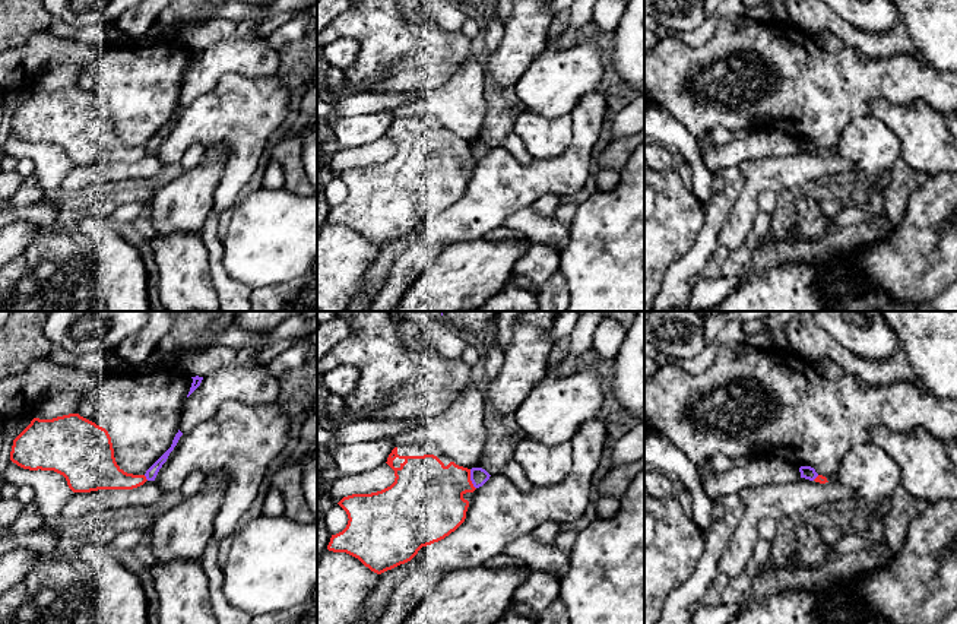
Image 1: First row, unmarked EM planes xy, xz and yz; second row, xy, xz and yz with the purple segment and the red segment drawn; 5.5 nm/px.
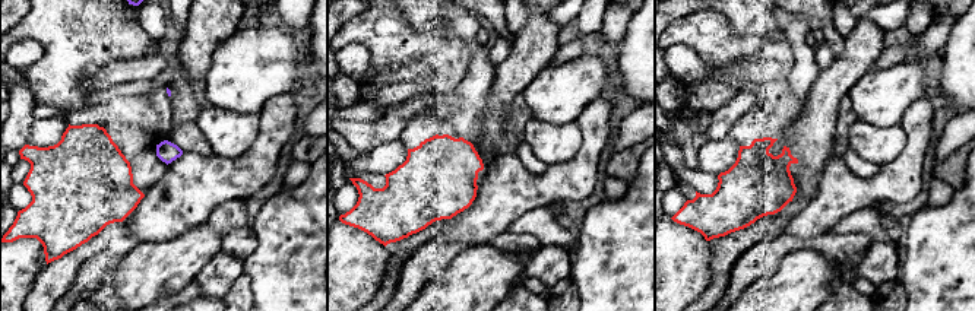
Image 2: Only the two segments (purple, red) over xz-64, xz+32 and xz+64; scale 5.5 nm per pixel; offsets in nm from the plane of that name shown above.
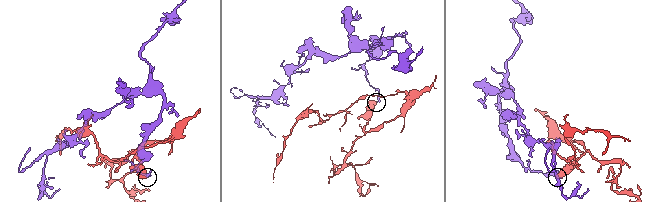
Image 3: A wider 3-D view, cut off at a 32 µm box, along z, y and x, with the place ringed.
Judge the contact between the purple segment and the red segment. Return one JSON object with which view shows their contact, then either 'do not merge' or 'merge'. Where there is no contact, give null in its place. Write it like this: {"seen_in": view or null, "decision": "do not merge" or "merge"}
{"seen_in": "xz", "decision": "do not merge"}

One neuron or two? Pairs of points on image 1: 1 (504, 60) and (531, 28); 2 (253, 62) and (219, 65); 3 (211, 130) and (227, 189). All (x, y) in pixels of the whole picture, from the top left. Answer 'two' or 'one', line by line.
1: one
2: one
3: one

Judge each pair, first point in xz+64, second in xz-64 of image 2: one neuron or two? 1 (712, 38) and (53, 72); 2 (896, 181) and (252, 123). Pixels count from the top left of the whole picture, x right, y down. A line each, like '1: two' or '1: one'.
1: one
2: two

